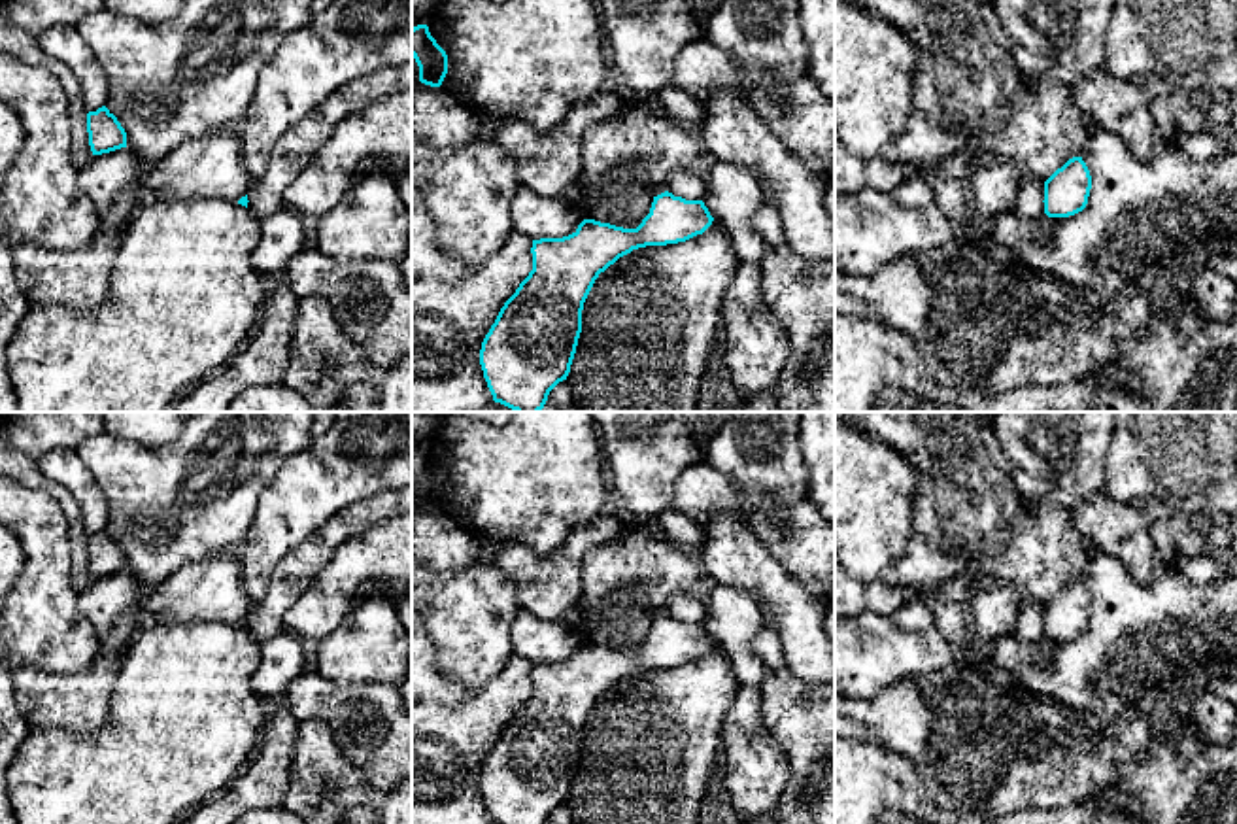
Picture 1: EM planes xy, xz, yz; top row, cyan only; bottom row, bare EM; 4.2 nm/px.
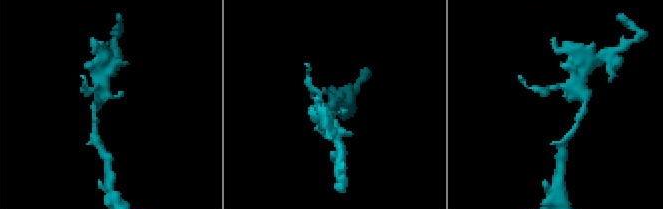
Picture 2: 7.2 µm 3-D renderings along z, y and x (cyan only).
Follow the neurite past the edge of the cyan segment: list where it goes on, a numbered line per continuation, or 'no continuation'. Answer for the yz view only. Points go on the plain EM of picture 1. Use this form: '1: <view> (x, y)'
no continuation

